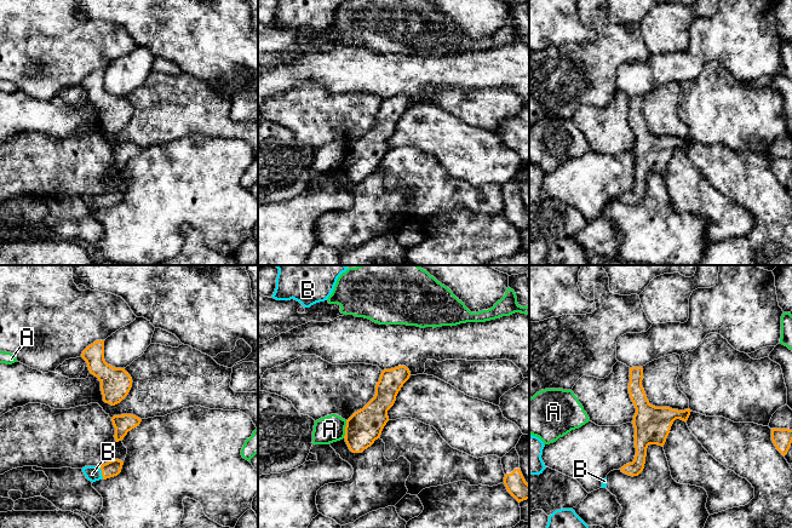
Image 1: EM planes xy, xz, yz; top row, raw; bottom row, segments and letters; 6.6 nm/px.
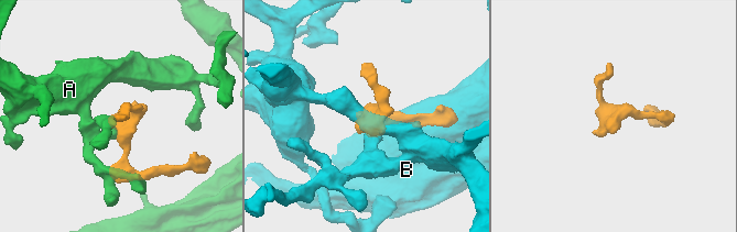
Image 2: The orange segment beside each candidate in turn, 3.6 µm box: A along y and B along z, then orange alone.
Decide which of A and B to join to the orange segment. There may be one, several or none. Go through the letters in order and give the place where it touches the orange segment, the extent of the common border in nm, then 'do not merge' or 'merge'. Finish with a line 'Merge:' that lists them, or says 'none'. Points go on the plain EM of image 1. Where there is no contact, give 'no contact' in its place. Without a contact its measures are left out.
A: contact xz (345, 158); length 120 nm; do not merge
B: contact xy (102, 201); length 100 nm; merge
Merge: B

